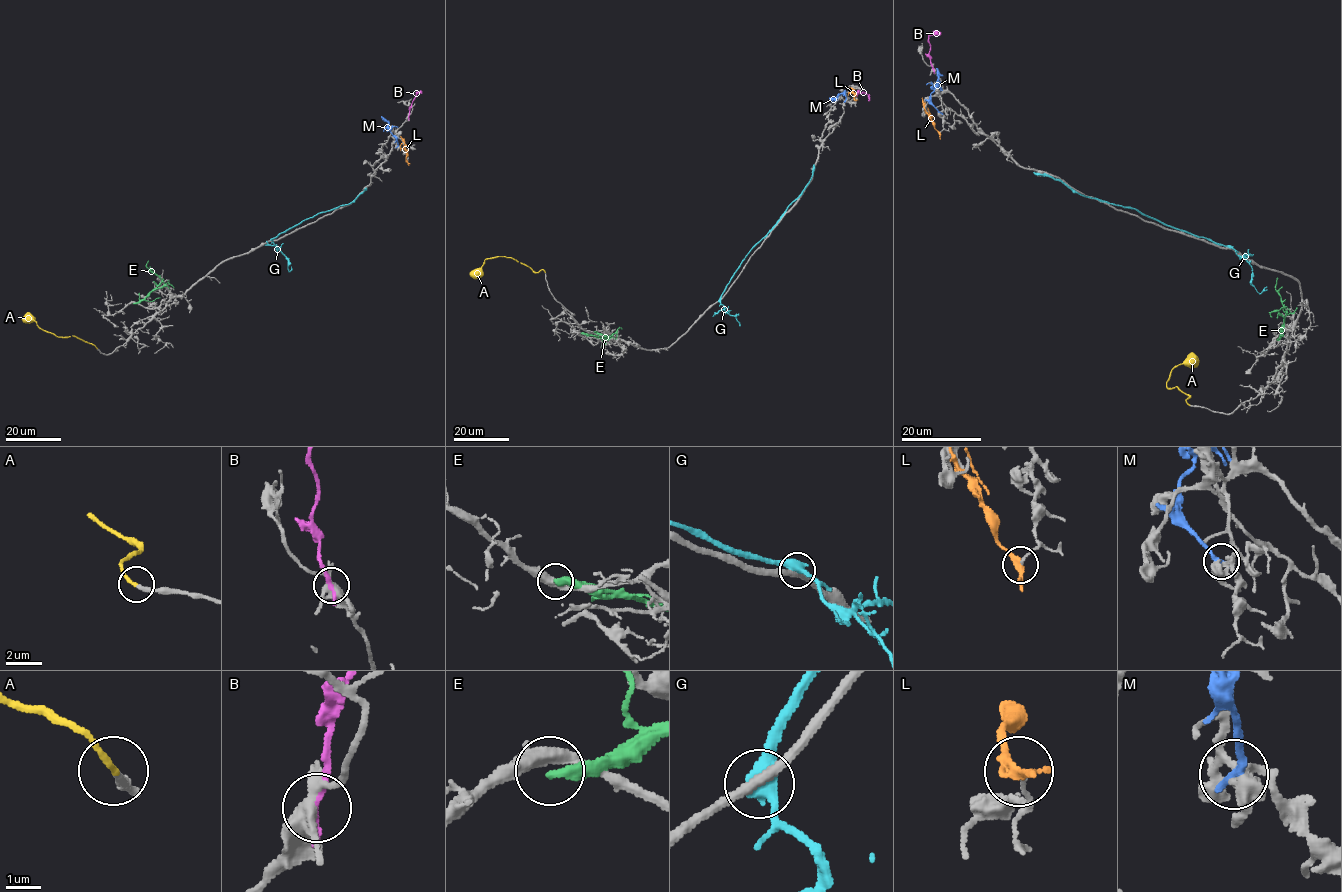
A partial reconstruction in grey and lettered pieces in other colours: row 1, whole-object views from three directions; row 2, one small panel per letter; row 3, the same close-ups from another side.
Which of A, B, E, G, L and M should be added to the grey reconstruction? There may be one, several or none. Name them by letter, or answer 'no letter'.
A

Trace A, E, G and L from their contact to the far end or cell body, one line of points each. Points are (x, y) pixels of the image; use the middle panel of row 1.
A: (545, 272), (533, 271), (512, 258), (499, 256), (485, 260), (481, 273), (474, 278)
E: (581, 333), (609, 337), (596, 332)
G: (719, 301), (748, 253), (799, 195), (812, 176), (814, 165)
L: (855, 100), (853, 90), (848, 88)

